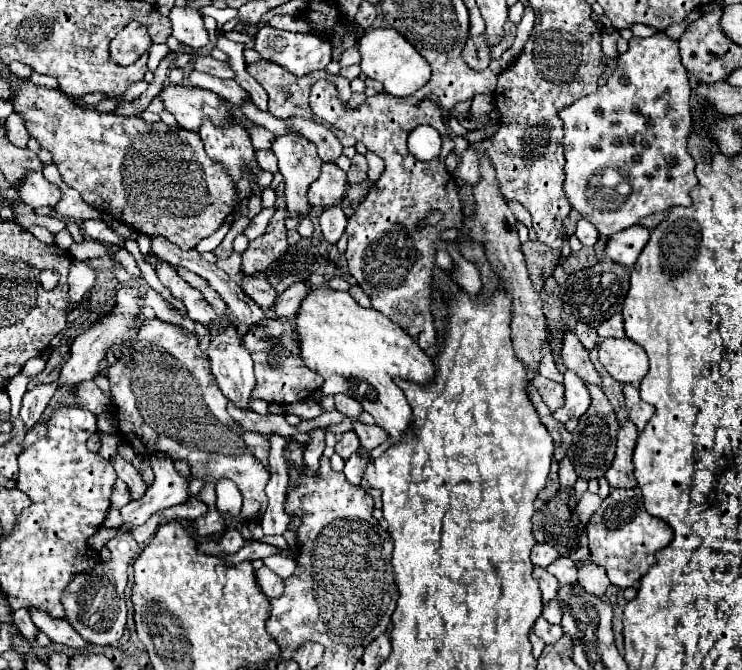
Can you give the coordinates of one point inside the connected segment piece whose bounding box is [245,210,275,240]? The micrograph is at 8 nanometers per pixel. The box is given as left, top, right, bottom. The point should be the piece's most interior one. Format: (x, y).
(257, 226)

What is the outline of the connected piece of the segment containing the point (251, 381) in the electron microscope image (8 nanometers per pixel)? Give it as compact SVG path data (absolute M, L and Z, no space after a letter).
M211 322L209 326L209 348L207 356L211 362L211 372L221 388L221 392L237 406L237 408L249 408L251 400L251 390L255 386L255 376L253 376L253 362L249 350L243 346L243 336L233 324L227 324L225 328L219 322Z

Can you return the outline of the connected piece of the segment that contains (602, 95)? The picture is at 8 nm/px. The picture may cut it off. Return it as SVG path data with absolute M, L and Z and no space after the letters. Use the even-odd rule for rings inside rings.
M657 32L649 38L633 36L629 40L629 50L617 58L617 68L619 70L613 70L605 86L561 110L561 120L565 124L563 148L567 158L563 190L569 204L605 238L637 224L653 212L667 212L673 206L691 206L689 192L697 184L695 160L689 154L689 136L693 130L689 106L691 86L679 58L677 40L669 38L665 32ZM607 170L619 172L621 180L631 186L629 196L623 198L613 186L603 184L603 174Z

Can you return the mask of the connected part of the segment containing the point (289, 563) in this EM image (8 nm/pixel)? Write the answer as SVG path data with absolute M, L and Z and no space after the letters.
M277 554L269 556L269 558L263 560L263 564L267 568L271 568L275 574L279 574L281 578L289 578L293 574L293 570L295 570L295 560L285 556L285 554L279 554L279 558L277 558Z

